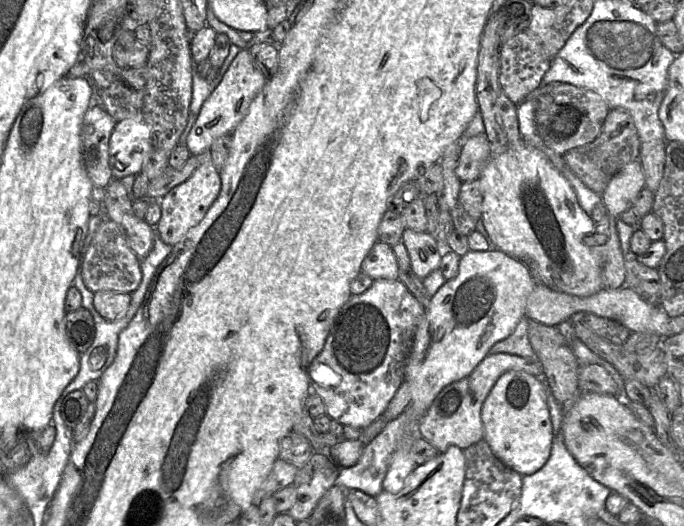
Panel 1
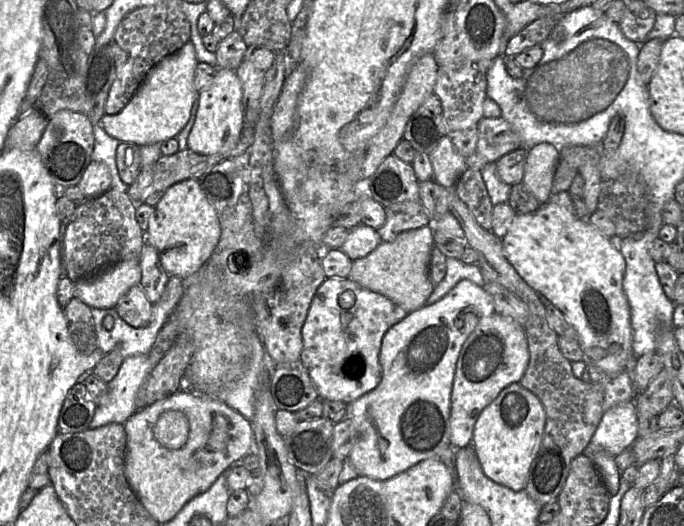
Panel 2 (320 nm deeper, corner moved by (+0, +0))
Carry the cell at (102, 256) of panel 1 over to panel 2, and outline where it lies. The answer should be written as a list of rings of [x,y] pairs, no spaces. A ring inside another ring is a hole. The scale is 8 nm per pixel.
[[[109,189],[103,194],[78,203],[64,235],[66,275],[74,283],[94,276],[121,261],[140,256],[146,243],[145,232],[136,220],[135,203],[127,192]]]

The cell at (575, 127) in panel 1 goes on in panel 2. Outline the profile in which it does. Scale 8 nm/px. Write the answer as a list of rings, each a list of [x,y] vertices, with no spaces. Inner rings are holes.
[[[502,117],[480,120],[476,152],[487,162],[496,162],[500,157],[519,148],[521,146],[517,134]]]

